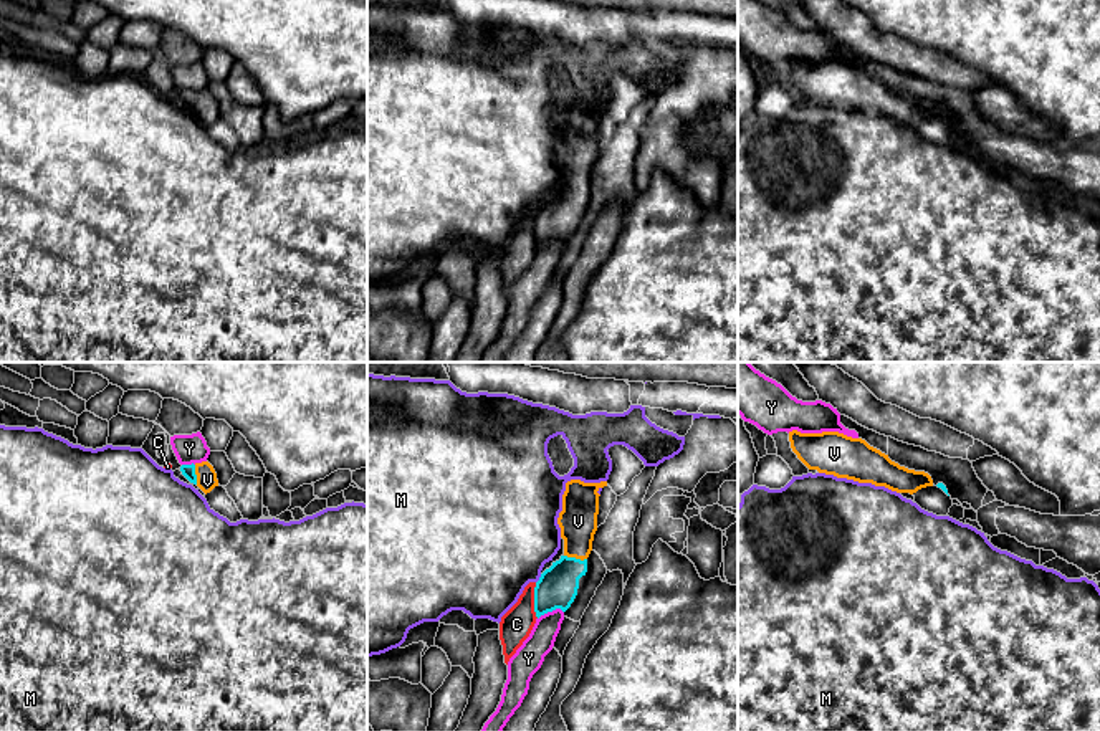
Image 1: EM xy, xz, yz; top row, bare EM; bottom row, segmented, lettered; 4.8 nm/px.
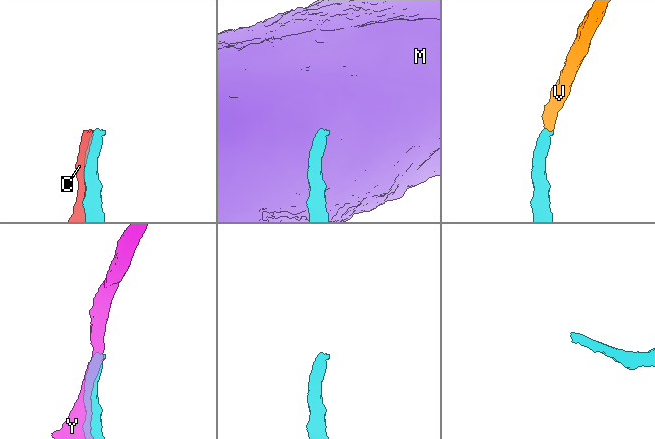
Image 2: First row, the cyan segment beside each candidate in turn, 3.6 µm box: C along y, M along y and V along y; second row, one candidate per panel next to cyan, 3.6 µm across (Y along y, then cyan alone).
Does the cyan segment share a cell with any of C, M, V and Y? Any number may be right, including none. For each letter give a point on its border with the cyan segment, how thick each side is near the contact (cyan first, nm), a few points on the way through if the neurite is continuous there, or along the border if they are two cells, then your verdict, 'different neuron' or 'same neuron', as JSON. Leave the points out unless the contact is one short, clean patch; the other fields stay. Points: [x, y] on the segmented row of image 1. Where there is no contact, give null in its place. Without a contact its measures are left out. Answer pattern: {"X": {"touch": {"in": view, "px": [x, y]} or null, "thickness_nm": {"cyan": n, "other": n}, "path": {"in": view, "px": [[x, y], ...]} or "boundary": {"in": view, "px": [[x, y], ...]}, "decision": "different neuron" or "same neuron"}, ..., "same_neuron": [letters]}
{"C": {"touch": {"in": "xz", "px": [535, 601]}, "thickness_nm": {"cyan": 190, "other": 160}, "decision": "different neuron"}, "M": {"touch": {"in": "xz", "px": [540, 579]}, "thickness_nm": {"cyan": 190, "other": 460}, "decision": "different neuron"}, "V": {"touch": {"in": "xz", "px": [574, 558]}, "thickness_nm": {"cyan": 190, "other": 190}, "path": {"in": "xz", "px": [[558, 586], [574, 558], [578, 521]]}, "decision": "same neuron"}, "Y": {"touch": {"in": "xz", "px": [550, 611]}, "thickness_nm": {"cyan": 190, "other": 140}, "decision": "different neuron"}, "same_neuron": ["V"]}

